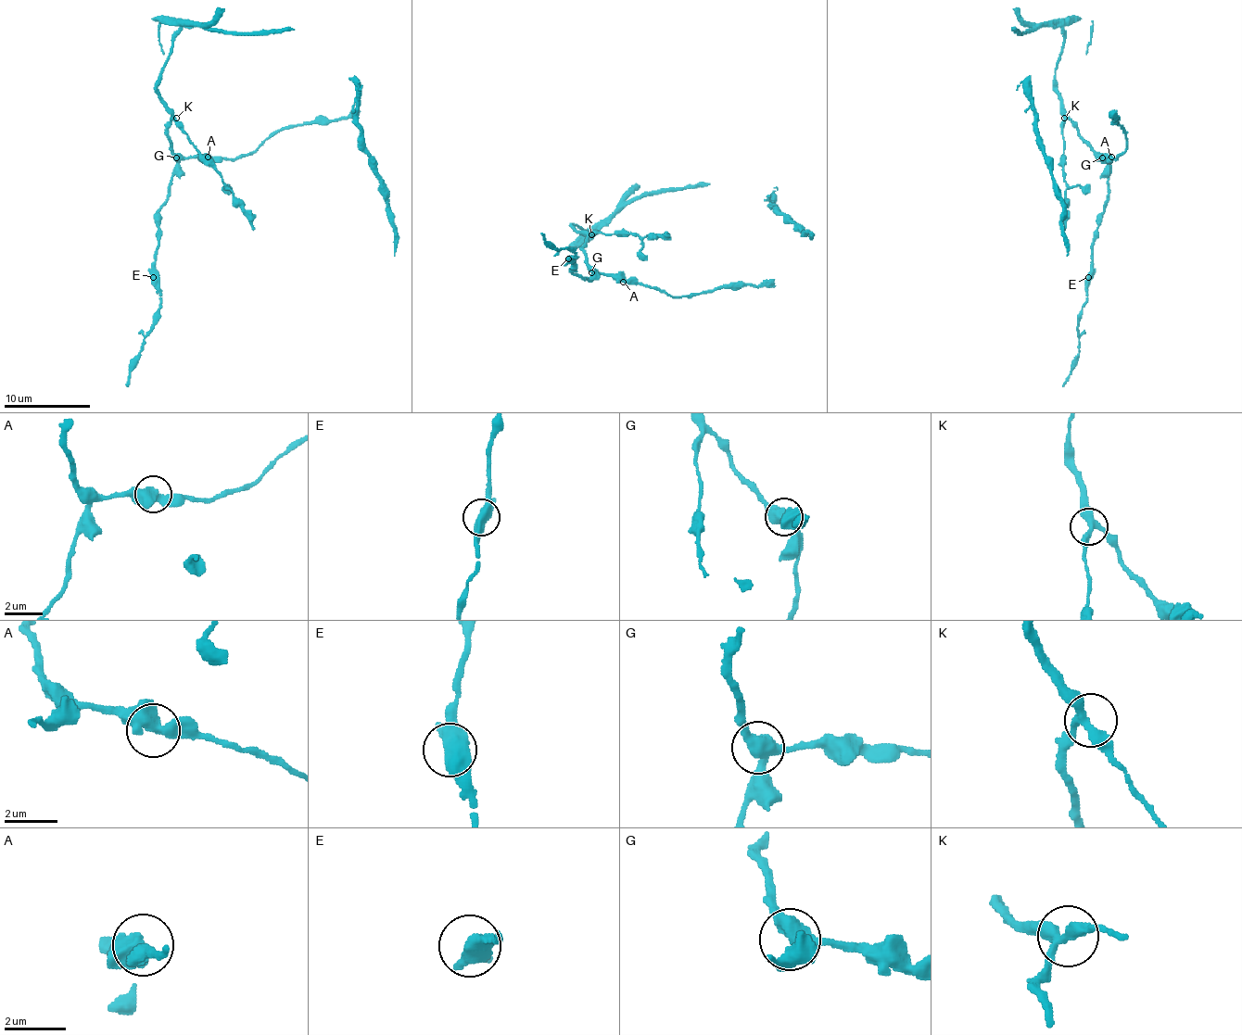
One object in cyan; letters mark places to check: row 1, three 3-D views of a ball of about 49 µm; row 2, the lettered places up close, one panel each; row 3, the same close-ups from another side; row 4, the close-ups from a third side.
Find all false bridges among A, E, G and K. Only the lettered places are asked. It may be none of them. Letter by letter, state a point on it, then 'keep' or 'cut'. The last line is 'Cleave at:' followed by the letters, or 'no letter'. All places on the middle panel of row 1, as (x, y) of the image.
A: (623, 282) | keep
E: (568, 258) | keep
G: (591, 272) | keep
K: (591, 234) | keep
Cleave at: no letter

